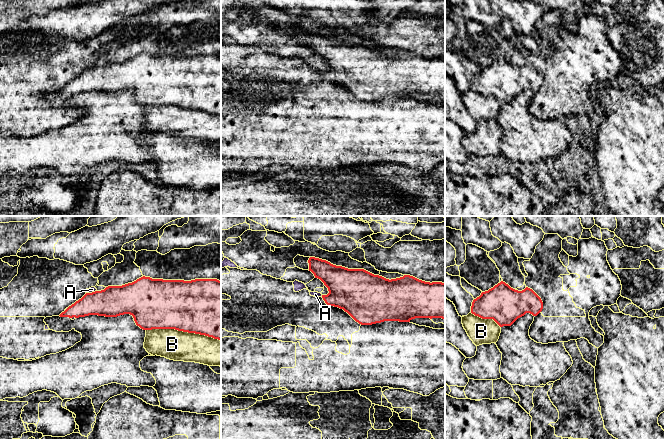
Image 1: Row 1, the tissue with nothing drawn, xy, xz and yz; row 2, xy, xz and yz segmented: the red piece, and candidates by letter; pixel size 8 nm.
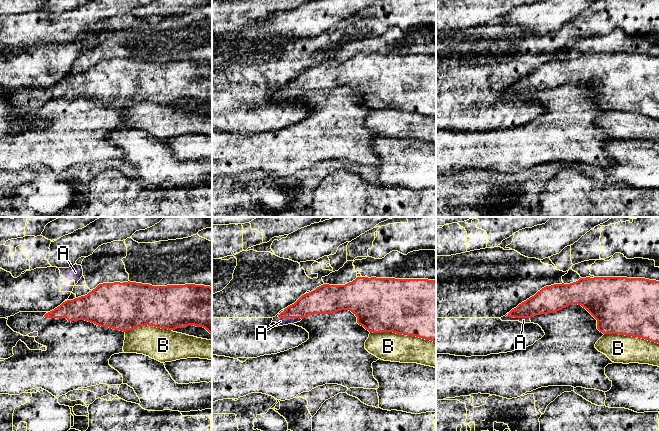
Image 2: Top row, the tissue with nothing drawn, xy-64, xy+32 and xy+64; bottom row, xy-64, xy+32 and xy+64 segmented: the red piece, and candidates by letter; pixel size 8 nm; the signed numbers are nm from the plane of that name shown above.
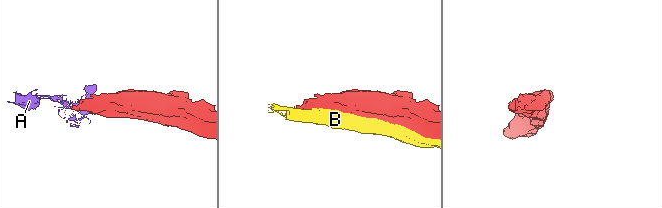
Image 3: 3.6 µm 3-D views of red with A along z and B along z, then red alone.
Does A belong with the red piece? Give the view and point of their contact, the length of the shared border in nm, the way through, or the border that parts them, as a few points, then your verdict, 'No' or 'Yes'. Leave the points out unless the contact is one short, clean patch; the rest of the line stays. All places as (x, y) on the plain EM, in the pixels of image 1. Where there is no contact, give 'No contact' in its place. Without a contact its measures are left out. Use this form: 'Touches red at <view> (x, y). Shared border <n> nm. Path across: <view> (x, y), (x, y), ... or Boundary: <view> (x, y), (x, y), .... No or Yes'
Touches red at xy (92, 68). Shared border 90 nm. Yes

